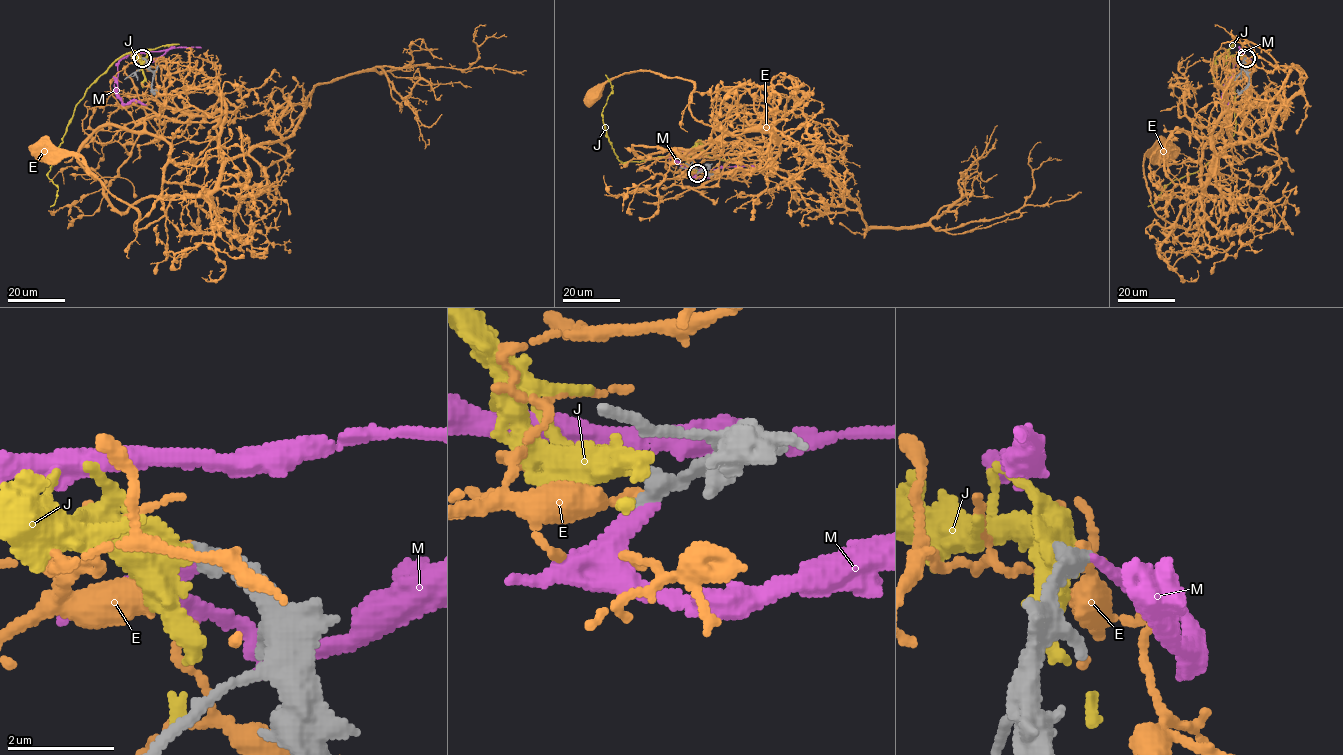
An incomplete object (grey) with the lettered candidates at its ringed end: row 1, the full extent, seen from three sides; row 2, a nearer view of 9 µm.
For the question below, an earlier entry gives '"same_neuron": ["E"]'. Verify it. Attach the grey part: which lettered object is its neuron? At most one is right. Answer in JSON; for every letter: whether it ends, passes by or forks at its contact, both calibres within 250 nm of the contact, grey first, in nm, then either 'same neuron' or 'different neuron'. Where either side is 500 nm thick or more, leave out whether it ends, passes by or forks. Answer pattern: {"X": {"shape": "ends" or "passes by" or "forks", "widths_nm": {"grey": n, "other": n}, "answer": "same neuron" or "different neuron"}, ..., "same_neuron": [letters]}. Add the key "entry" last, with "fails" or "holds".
{"E": {"shape": "ends", "widths_nm": {"grey": 400, "other": 190}, "answer": "different neuron"}, "J": {"shape": "ends", "widths_nm": {"grey": 400, "other": 380}, "answer": "different neuron"}, "M": {"shape": "ends", "widths_nm": {"grey": 400, "other": 260}, "answer": "same neuron"}, "same_neuron": ["M"], "entry": "fails"}

